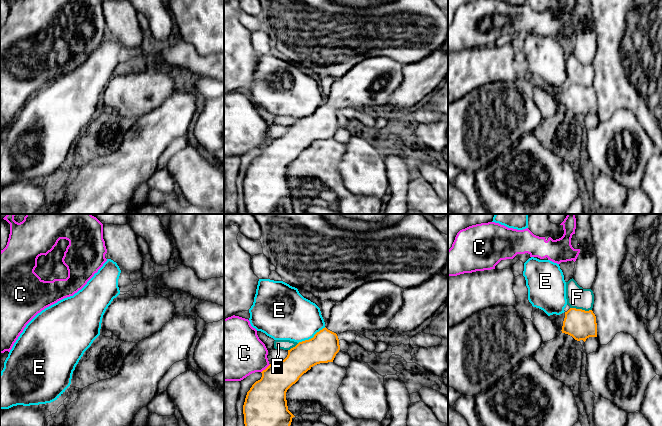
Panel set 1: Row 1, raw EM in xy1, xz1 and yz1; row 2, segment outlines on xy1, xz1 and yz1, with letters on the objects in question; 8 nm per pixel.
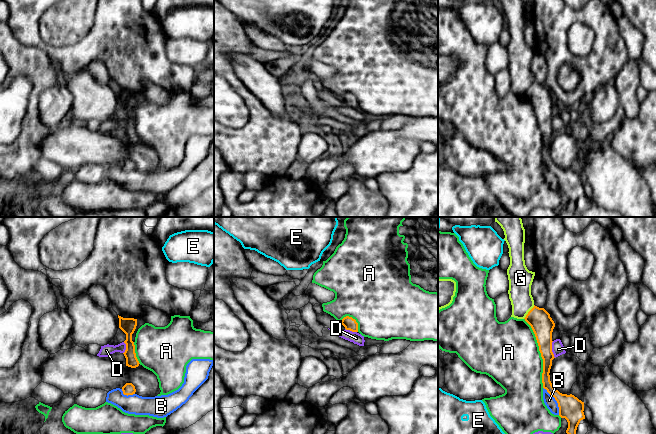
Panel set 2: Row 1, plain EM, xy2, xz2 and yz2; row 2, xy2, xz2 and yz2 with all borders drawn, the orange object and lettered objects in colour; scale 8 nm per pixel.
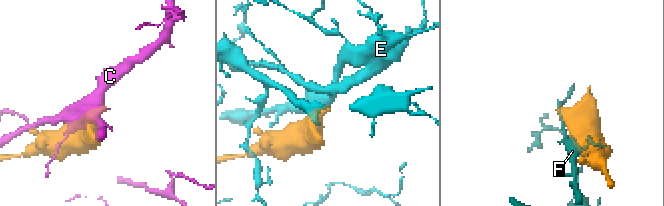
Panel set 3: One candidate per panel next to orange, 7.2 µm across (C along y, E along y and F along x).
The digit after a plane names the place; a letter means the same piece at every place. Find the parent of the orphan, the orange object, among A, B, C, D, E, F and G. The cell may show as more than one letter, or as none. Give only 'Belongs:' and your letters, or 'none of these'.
Belongs: none of these

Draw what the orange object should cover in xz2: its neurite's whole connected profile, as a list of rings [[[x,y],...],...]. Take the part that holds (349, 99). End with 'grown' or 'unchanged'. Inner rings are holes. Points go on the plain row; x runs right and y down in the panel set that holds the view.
[[[346,92],[342,95],[341,100],[345,103],[346,106],[352,108],[358,108],[358,99],[352,93]]]; unchanged

